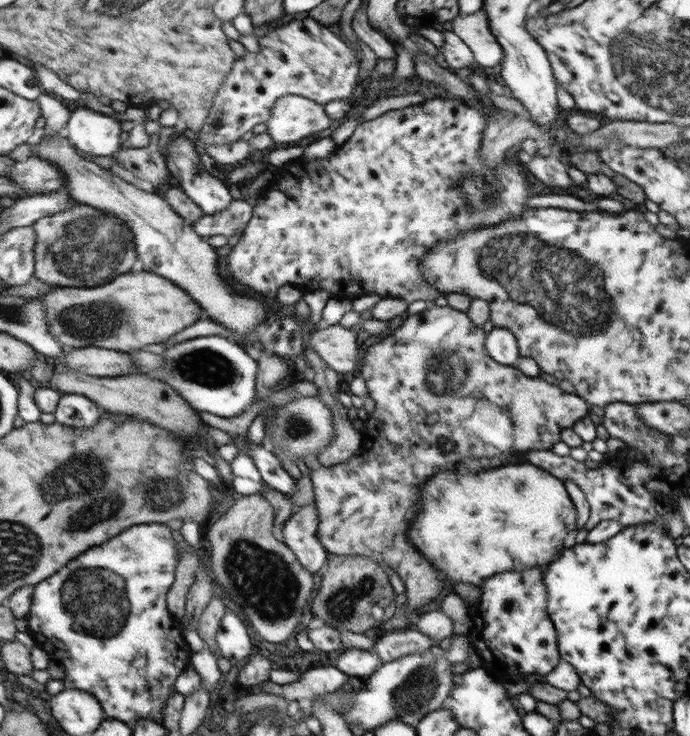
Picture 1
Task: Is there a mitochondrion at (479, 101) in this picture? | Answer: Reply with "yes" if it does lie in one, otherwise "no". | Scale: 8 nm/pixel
no

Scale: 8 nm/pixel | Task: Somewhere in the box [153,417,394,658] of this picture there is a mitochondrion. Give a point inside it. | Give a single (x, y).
(253, 573)

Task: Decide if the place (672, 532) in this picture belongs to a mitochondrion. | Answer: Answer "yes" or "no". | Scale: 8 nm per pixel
no

